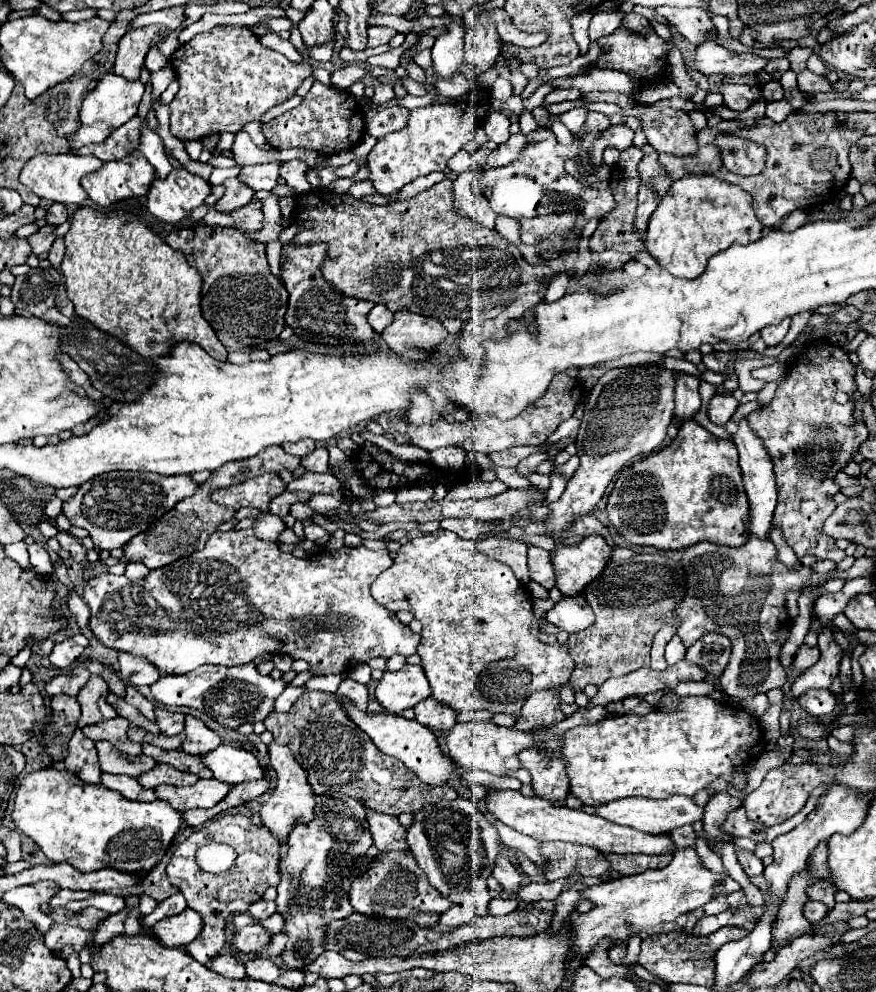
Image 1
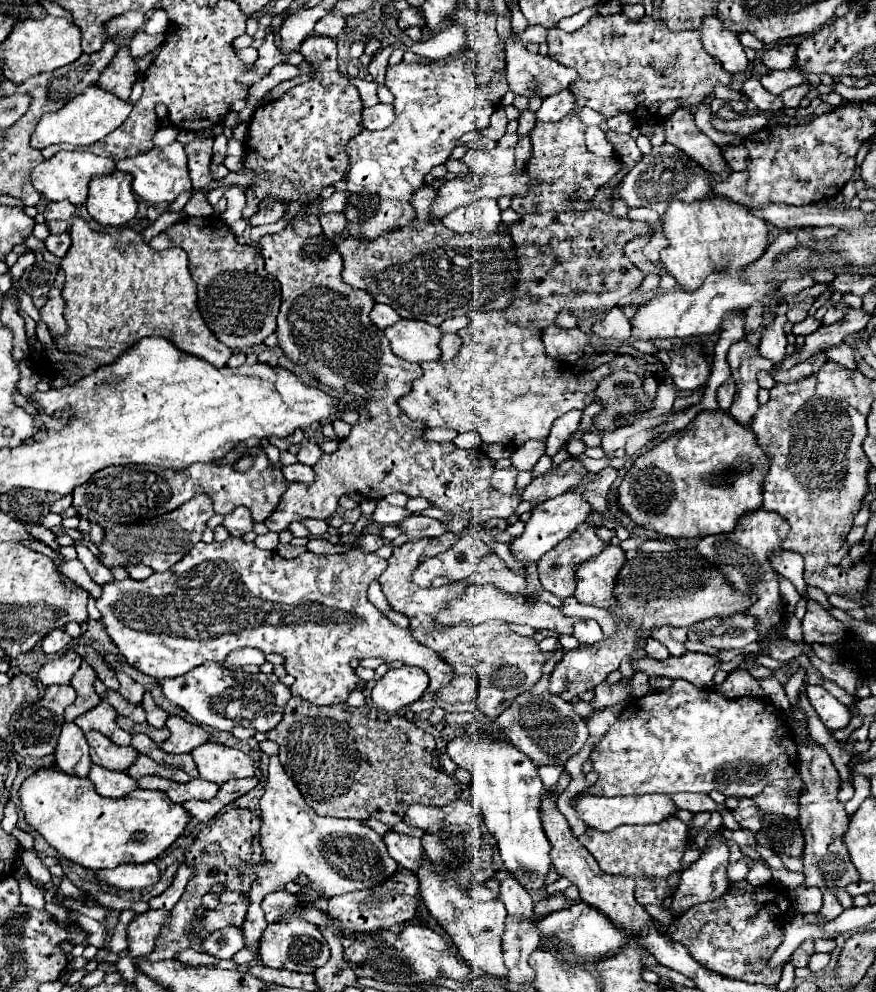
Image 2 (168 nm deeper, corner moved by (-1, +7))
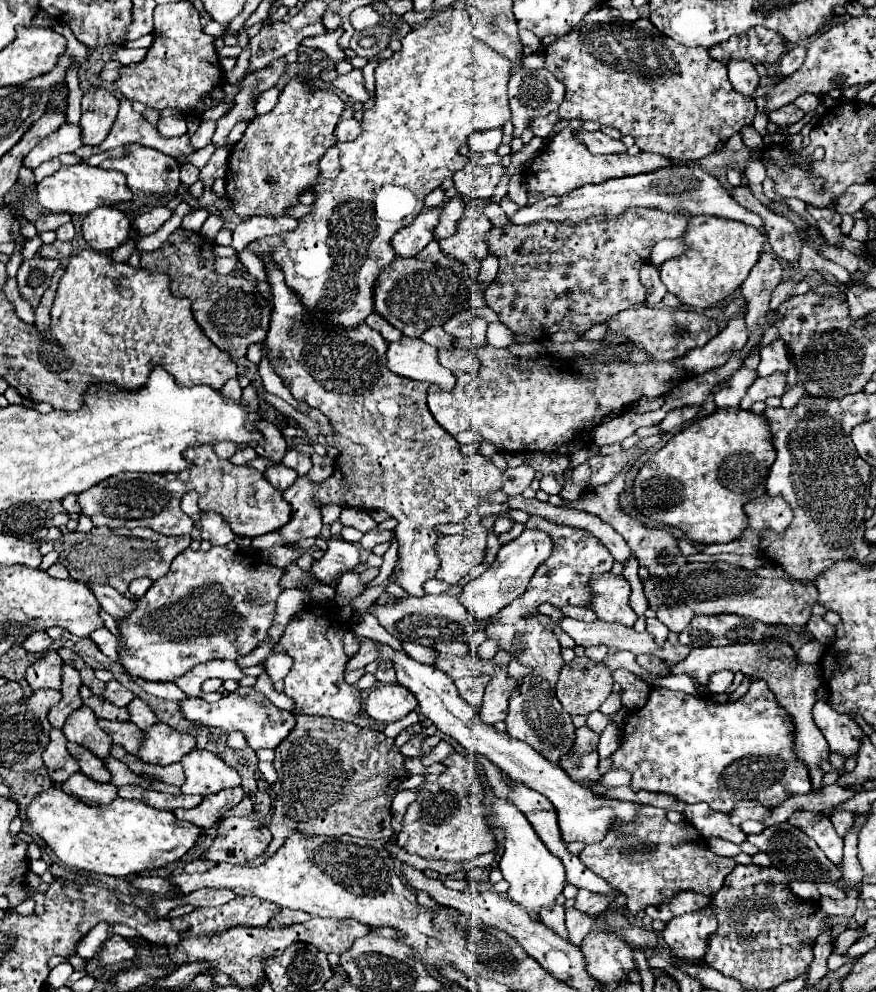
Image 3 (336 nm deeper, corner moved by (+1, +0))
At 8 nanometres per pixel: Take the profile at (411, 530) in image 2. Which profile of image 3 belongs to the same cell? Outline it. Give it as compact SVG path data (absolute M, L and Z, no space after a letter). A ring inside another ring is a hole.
M372 529L372 531L368 531L368 533L364 533L364 537L360 539L360 547L362 549L372 549L374 545L378 545L378 543L384 543L384 541L390 541L390 531L384 531L384 529Z

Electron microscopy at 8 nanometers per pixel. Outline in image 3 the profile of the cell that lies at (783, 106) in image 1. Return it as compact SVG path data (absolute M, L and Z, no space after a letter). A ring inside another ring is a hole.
M800 95L794 103L796 103L796 107L800 107L802 111L808 111L808 113L812 113L812 111L816 111L816 107L820 105L820 97L816 97L816 95Z

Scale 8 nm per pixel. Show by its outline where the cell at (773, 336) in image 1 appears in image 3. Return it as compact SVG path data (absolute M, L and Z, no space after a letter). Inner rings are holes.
M774 341L774 343L766 345L766 347L762 347L760 365L758 365L758 375L760 377L768 377L772 373L786 375L788 369L790 369L790 361L788 361L786 347L782 347L782 343Z

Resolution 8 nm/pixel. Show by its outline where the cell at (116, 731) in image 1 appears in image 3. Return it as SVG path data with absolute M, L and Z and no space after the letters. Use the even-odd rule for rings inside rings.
M82 705L78 711L68 715L62 733L68 741L86 747L100 759L110 755L110 747L112 747L110 737L106 737L106 731L98 727L98 717L86 705Z

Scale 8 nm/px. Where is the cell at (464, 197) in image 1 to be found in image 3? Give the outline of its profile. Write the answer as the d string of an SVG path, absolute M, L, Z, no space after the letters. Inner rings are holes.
M486 215L478 219L460 219L458 231L440 243L440 249L446 257L466 265L472 279L480 275L480 263L488 257L484 233L490 231L492 223Z

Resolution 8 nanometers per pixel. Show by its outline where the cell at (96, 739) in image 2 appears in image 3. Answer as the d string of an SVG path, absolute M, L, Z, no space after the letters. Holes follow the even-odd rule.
M68 743L66 747L68 747L68 753L80 763L80 771L84 775L88 775L98 783L110 783L110 773L106 771L106 767L102 767L102 759L98 759L96 755L90 755L90 751L86 751L86 747L78 747L78 743Z

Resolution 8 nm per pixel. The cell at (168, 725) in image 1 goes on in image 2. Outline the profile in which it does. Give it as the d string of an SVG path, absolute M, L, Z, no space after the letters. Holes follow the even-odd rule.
M150 692L144 694L144 700L142 700L142 706L146 710L146 716L148 716L148 724L154 726L154 728L164 728L166 726L166 720L168 720L168 712L164 712L160 706L154 704Z

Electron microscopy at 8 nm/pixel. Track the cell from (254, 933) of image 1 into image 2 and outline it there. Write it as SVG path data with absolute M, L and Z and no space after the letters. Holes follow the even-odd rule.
M226 926L206 936L202 946L208 954L224 960L224 958L232 958L238 950L242 950L246 946L246 940L240 926Z

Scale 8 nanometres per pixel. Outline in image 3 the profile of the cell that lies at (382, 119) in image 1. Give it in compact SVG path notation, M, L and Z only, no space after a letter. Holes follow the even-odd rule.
M346 119L346 121L340 121L334 129L334 137L338 143L344 143L344 141L352 141L354 137L358 137L358 131L360 131L360 121L356 119Z

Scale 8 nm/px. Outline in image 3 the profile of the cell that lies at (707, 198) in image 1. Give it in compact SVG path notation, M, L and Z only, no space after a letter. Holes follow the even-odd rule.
M710 215L692 217L684 239L690 249L676 259L664 261L660 267L660 277L668 291L676 295L682 305L702 309L716 307L720 301L730 297L744 283L766 245L766 237L760 229Z

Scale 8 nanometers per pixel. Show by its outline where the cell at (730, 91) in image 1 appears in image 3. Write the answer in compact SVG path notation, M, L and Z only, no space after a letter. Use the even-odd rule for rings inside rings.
M790 105L790 107L782 107L782 111L774 111L774 115L768 115L768 121L776 125L792 125L804 119L804 115L806 113L802 109L798 109L796 105Z

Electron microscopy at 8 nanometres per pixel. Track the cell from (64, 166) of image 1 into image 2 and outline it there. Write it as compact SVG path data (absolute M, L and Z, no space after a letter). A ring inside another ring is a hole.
M60 150L58 154L54 154L52 158L44 160L42 164L38 164L32 172L30 172L30 180L32 186L48 200L70 200L72 204L84 204L86 196L88 196L88 182L92 176L96 174L108 174L114 172L116 162L112 158L106 156L96 156L92 152L80 152L80 150Z

